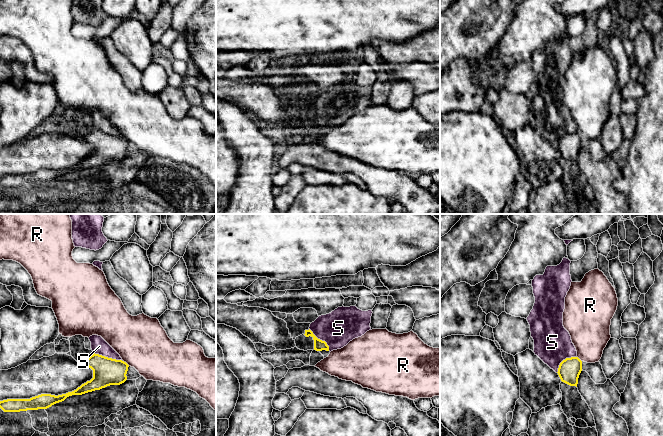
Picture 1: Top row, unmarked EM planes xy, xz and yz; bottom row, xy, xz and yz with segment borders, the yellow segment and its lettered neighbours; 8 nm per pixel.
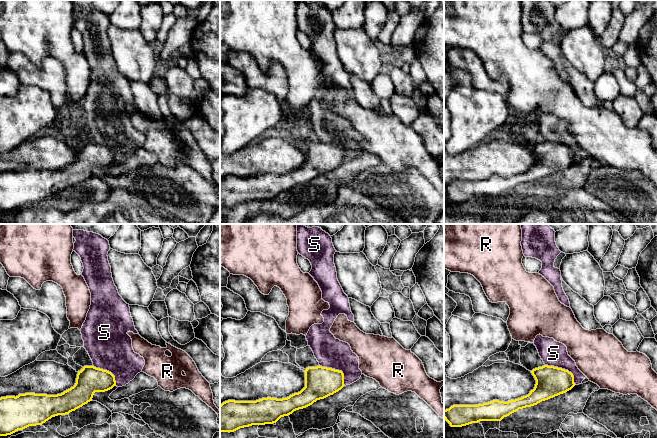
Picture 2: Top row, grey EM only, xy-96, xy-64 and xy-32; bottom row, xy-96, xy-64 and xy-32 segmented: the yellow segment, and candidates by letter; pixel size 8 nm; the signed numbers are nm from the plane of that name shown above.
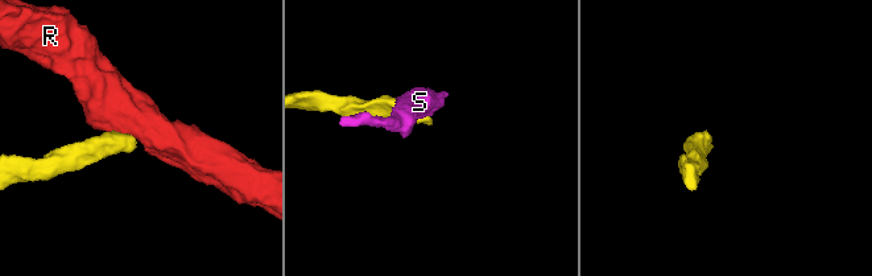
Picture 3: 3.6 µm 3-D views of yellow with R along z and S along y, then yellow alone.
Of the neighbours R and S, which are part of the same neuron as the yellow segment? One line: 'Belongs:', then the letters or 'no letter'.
Belongs: no letter

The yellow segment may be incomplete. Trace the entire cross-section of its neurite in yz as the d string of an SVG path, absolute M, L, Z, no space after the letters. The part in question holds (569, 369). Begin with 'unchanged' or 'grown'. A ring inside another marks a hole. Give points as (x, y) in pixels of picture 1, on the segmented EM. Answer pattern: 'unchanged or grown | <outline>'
grown | M578 357L563 360L557 373L562 382L577 387L578 378L582 370L586 371L596 384L604 384L607 381L600 362L587 363L581 361Z

